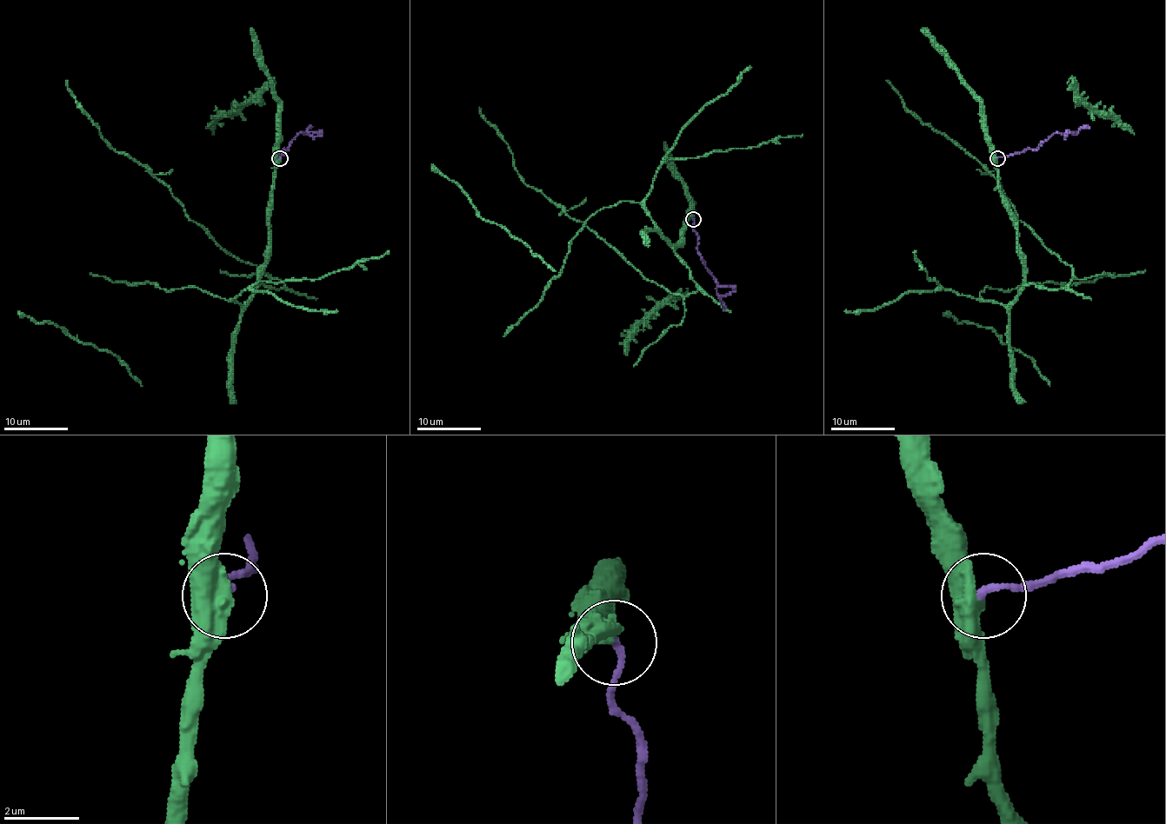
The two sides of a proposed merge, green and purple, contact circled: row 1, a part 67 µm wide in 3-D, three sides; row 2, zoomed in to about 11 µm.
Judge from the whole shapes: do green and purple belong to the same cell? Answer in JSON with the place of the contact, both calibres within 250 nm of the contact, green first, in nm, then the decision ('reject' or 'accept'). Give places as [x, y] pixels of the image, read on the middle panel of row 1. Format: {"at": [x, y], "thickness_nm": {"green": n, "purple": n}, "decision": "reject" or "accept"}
{"at": [693, 219], "thickness_nm": {"green": 550, "purple": 190}, "decision": "reject"}

